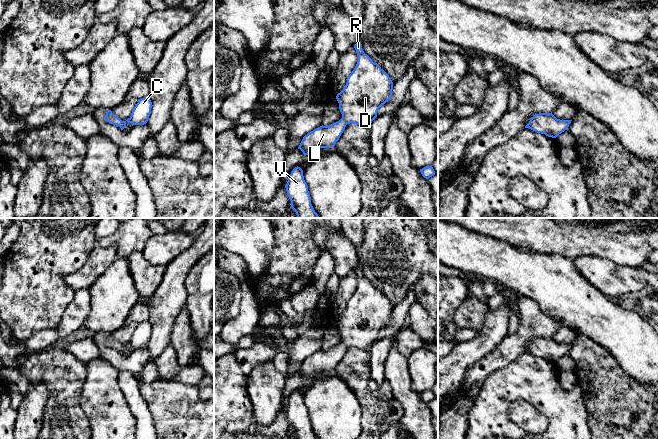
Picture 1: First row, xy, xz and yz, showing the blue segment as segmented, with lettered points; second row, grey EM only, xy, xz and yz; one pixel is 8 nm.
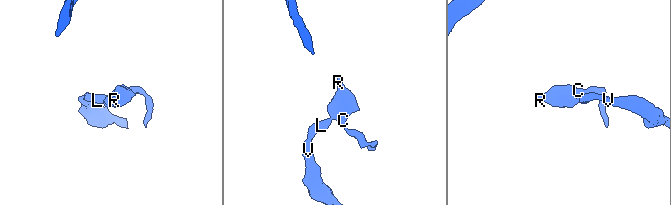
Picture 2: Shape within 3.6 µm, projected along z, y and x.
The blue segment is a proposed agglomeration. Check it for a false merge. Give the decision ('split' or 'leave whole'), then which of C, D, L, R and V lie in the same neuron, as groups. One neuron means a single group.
leave whole | C D L R V

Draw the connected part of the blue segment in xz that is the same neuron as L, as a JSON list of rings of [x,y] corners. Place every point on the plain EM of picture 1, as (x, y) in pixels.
[[[359,265],[354,272],[358,279],[357,288],[348,300],[345,311],[336,320],[342,342],[305,359],[298,371],[304,379],[317,372],[334,371],[347,348],[369,352],[379,332],[392,320],[393,306],[389,299],[364,277]]]

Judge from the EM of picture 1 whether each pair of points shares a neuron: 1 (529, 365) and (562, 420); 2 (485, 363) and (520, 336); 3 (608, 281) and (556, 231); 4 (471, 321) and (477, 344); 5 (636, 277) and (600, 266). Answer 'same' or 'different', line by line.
1: same
2: same
3: different
4: different
5: same

